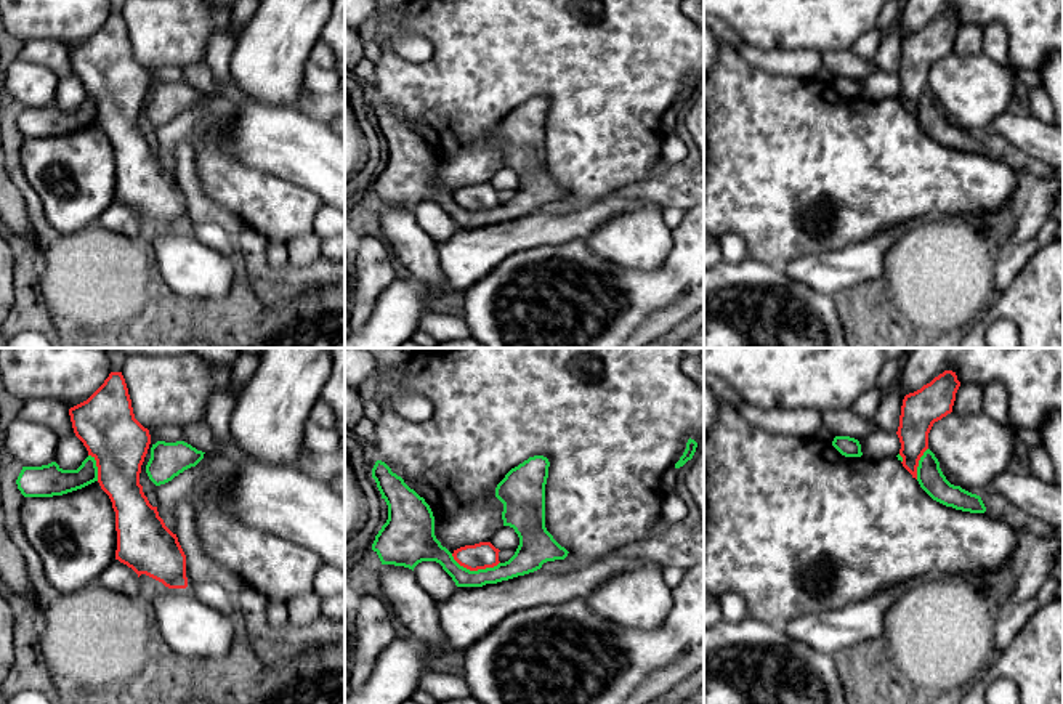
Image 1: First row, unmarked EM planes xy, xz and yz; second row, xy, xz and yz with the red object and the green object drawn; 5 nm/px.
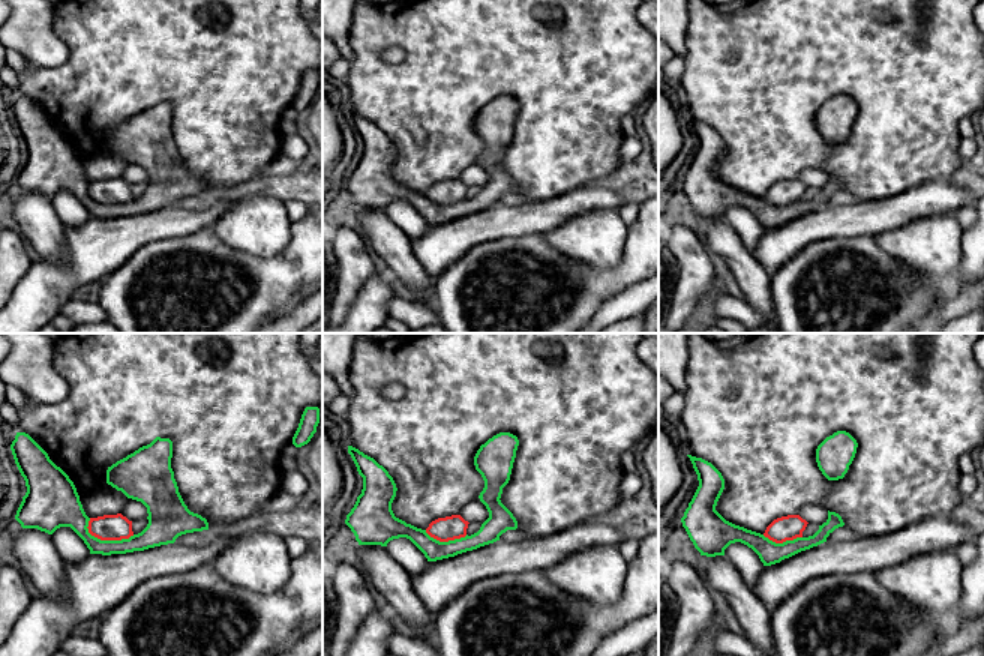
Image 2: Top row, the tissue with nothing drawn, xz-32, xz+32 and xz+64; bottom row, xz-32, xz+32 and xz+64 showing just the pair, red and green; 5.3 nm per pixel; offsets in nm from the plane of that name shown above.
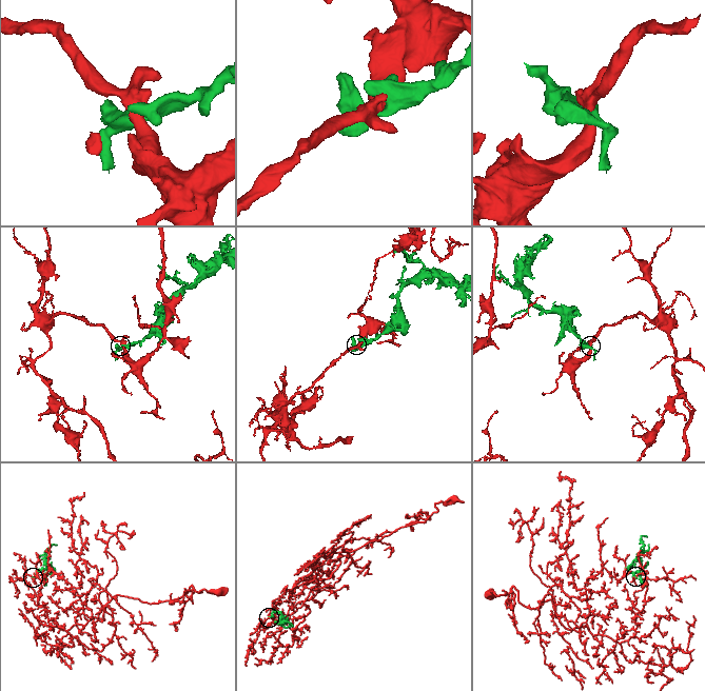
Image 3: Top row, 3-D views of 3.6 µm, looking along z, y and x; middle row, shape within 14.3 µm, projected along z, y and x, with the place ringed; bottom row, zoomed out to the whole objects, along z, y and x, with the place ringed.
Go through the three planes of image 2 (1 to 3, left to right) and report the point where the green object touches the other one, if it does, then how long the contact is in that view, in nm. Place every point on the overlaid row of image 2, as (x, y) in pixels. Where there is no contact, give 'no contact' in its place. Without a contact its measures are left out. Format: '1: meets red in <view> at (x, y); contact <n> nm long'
1: meets red in xz-32 at (110, 539); contact 260 nm long
2: meets red in xz+32 at (446, 541); contact 240 nm long
3: meets red in xz+64 at (782, 542); contact 220 nm long

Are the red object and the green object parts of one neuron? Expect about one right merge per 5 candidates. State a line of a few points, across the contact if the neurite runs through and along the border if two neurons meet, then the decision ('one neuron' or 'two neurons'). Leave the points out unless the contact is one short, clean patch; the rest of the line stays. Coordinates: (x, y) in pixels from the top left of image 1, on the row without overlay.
xz (451, 194), (460, 206), (470, 210), (493, 209), (499, 204) | two neurons

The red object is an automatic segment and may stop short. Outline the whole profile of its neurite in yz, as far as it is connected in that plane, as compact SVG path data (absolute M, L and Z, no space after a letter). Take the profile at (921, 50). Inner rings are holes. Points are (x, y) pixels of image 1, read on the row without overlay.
M944 11L920 30L903 40L898 79L903 107L917 120L917 107L928 90L928 74L935 63L952 53L956 34L960 27L956 13Z

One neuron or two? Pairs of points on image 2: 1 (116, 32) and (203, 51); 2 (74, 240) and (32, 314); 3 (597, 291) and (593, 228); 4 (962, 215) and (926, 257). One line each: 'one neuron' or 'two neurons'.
1: one neuron
2: one neuron
3: two neurons
4: two neurons

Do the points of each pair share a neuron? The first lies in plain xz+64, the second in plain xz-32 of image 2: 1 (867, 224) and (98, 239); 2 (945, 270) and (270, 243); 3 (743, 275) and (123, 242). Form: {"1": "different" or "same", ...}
{"1": "same", "2": "same", "3": "different"}

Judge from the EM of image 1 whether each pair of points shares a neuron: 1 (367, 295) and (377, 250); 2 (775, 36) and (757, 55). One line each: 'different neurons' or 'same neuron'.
1: same neuron
2: different neurons

